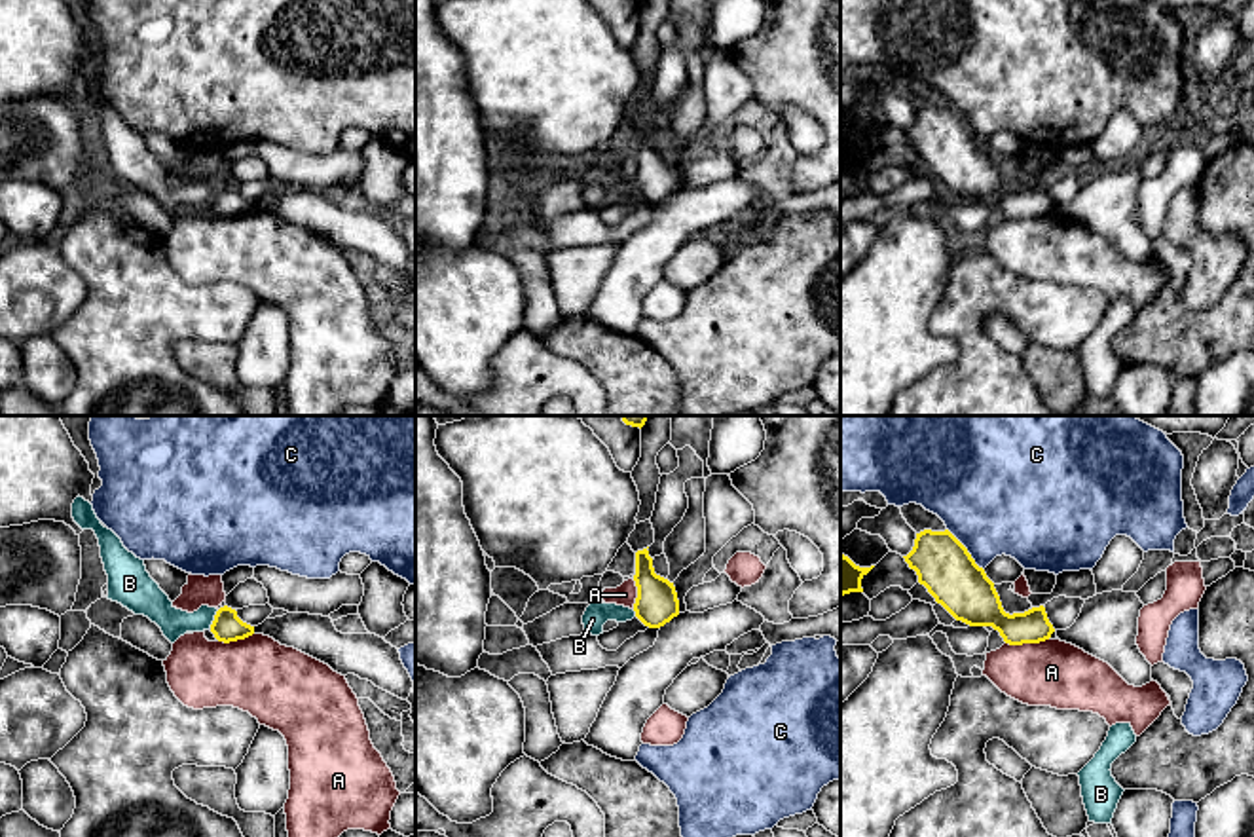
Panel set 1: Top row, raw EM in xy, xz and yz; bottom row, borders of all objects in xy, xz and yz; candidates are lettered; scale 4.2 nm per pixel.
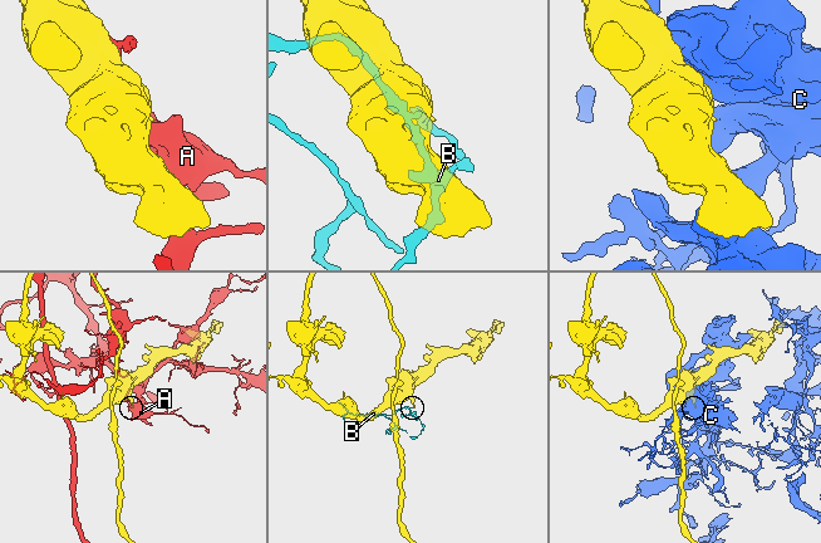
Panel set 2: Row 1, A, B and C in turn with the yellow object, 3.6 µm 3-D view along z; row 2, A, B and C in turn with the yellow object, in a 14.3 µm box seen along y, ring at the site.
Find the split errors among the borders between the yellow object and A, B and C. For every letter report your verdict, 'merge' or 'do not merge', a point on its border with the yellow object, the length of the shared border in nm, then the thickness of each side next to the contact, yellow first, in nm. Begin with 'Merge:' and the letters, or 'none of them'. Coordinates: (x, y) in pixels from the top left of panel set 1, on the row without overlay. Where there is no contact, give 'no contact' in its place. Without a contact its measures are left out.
Merge: none of them
A: do not merge; contact yz (1027, 217); length 190 nm; calibres 170 and 280 nm
B: do not merge; contact xy (215, 194); length 90 nm; calibres 130 and 120 nm
C: do not merge; contact yz (966, 124); length 240 nm; calibres 240 and 480 nm

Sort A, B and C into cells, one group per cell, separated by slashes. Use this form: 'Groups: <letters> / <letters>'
Groups: A / B / C

